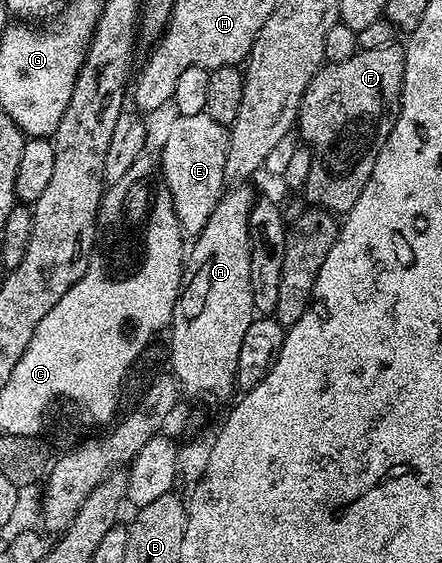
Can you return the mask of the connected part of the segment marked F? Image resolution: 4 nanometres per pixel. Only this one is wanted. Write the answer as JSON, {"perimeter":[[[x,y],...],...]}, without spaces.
{"perimeter":[[[396,42],[378,50],[360,48],[350,58],[346,58],[346,62],[325,63],[318,74],[314,74],[300,103],[298,117],[299,139],[309,144],[305,145],[312,154],[310,174],[302,189],[303,195],[308,195],[309,205],[333,214],[347,214],[354,202],[358,202],[358,194],[362,194],[366,182],[370,182],[374,162],[386,138],[390,138],[390,130],[394,130],[403,89],[404,48]]]}

